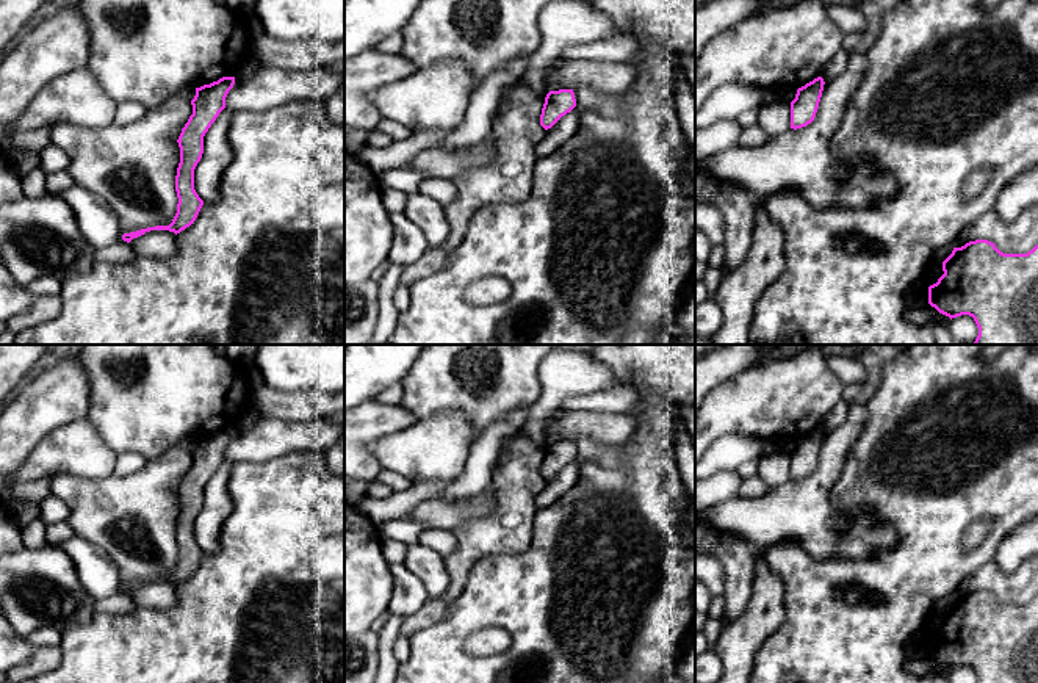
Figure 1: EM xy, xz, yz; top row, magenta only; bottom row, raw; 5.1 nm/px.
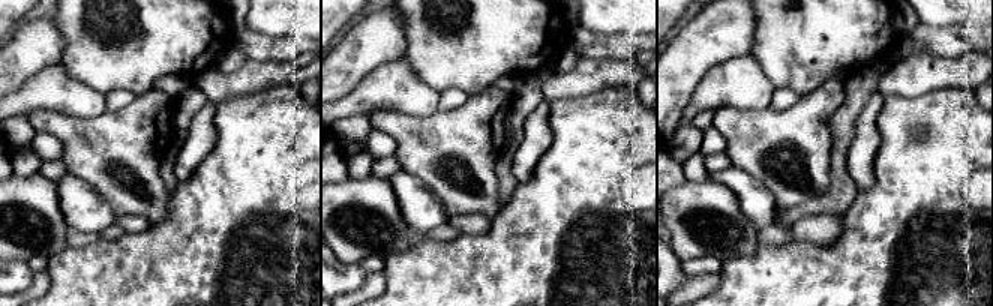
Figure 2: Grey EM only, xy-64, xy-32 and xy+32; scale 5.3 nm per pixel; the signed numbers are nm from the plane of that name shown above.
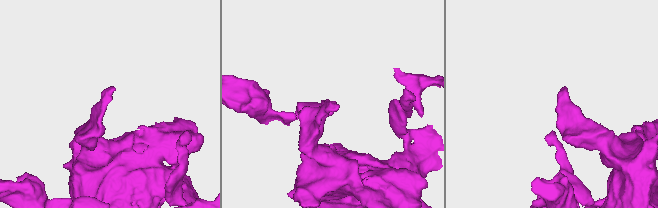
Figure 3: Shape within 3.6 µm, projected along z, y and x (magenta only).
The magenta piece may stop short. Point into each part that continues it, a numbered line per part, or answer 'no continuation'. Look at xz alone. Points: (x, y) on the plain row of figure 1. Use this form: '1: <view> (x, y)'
no continuation

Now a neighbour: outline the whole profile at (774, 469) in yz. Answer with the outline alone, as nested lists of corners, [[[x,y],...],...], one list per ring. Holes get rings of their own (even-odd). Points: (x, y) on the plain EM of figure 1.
[[[762,454],[759,457],[756,476],[766,482],[769,492],[784,486],[791,479],[791,454]]]

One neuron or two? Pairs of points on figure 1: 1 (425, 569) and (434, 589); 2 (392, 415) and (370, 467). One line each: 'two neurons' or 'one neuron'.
1: one neuron
2: one neuron

